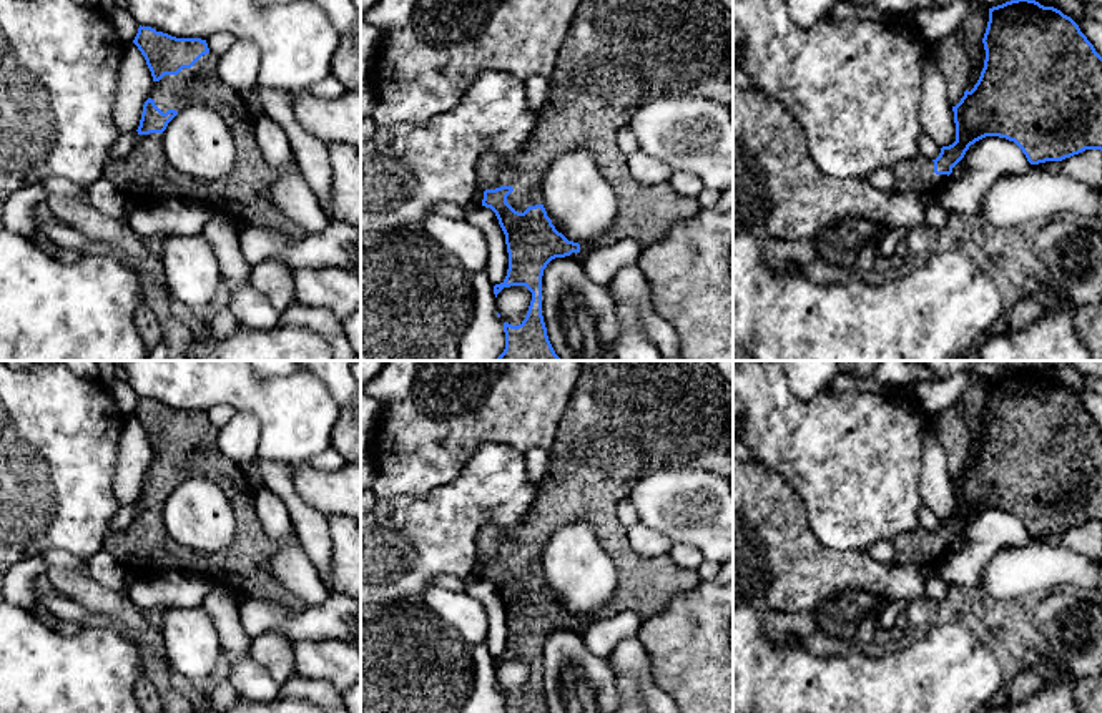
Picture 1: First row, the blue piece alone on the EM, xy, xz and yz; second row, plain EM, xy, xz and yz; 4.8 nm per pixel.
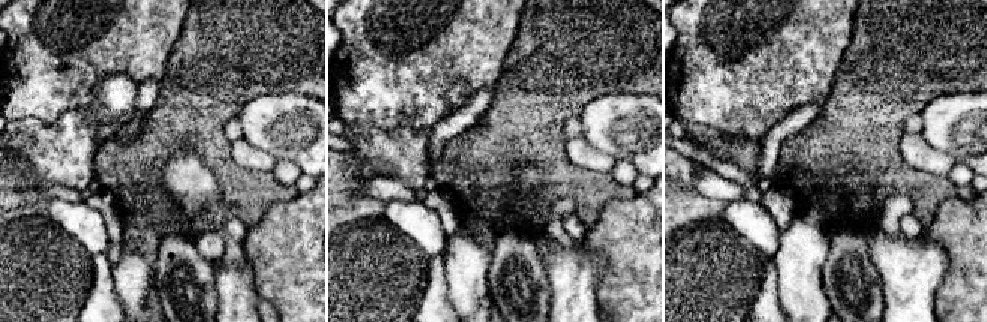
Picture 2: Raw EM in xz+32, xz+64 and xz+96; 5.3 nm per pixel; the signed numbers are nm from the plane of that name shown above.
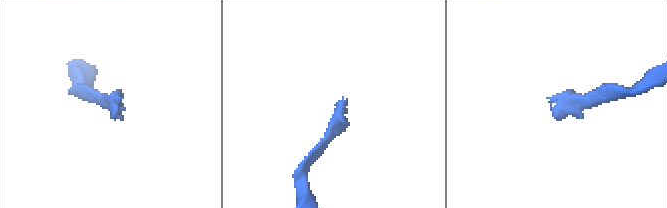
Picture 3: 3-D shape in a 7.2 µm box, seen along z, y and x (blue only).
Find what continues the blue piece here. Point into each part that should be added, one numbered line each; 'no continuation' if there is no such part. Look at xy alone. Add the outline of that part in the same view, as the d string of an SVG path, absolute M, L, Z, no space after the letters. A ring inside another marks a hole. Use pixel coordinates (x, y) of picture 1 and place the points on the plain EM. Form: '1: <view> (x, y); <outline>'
1: xy (145, 549); M209 424L191 440L183 440L178 447L165 447L160 454L153 454L148 470L163 485L168 482L180 485L191 477L204 477L216 484L236 515L236 537L229 547L211 553L178 543L163 525L163 505L150 505L138 507L136 517L125 530L108 532L103 538L103 548L133 577L148 578L171 570L201 573L221 587L233 590L241 598L263 598L281 605L288 613L301 613L307 607L306 602L283 587L266 568L276 545L264 535L256 515L256 489L246 482L241 465L218 447L218 435L219 429Z

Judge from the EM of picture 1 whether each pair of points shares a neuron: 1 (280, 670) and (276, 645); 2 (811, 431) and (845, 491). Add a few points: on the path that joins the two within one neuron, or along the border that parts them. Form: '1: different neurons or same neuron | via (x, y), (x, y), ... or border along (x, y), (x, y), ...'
1: same neuron | via (280, 663), (276, 652)
2: same neuron | via (823, 446), (845, 476)

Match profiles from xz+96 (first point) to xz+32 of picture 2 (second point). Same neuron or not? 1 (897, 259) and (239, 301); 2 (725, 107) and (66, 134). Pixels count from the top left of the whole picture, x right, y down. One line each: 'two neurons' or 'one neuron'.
1: one neuron
2: two neurons

